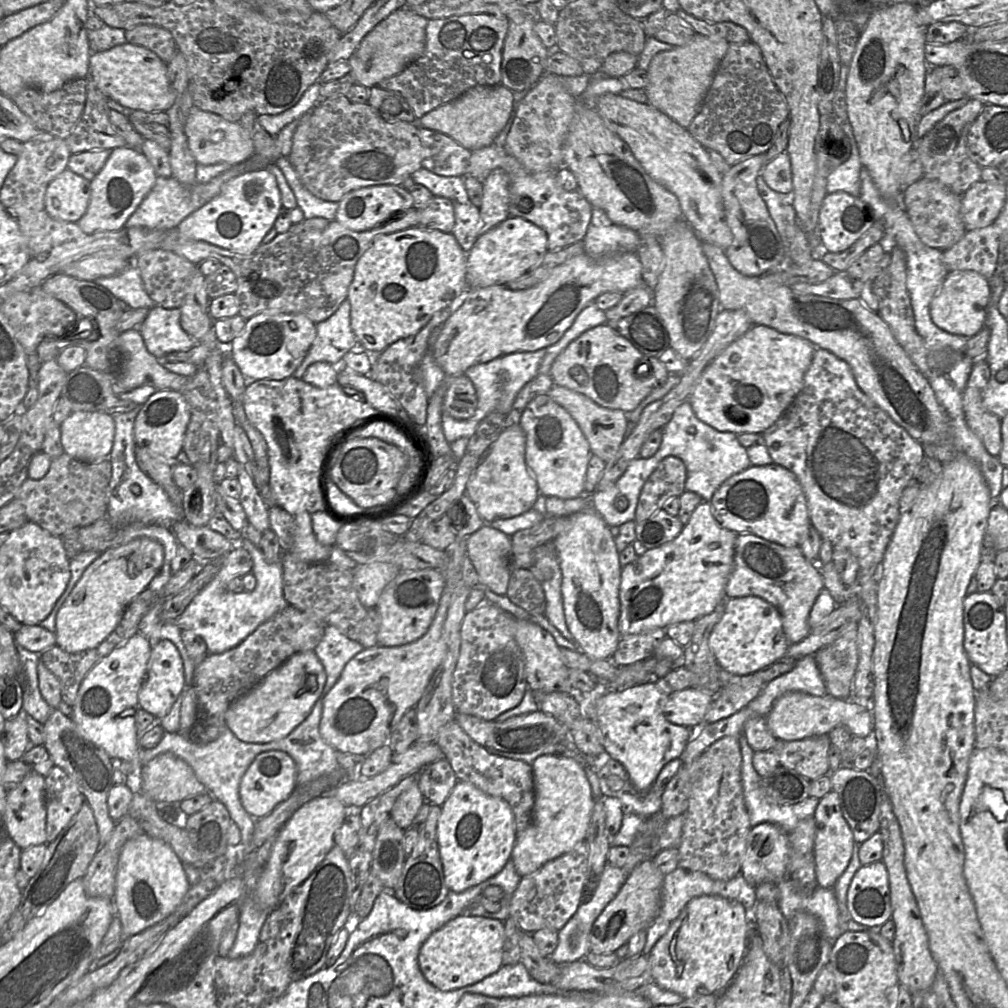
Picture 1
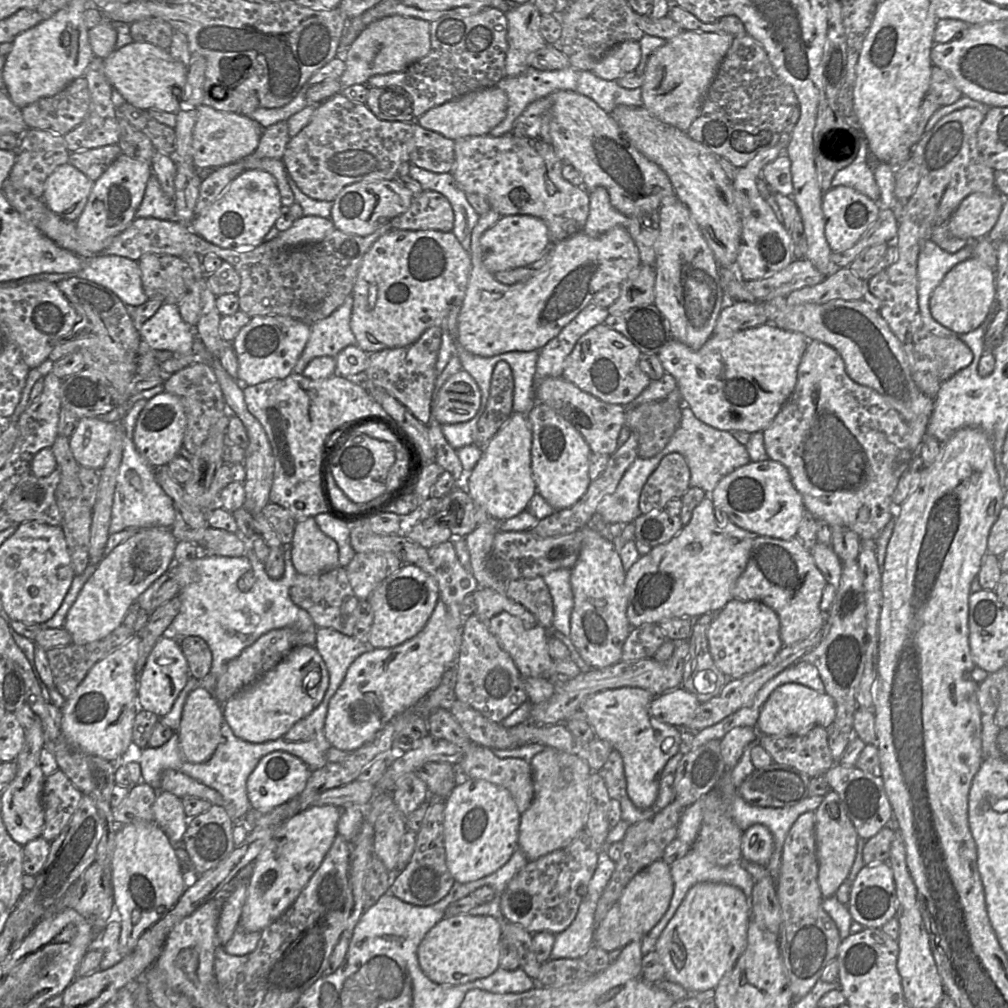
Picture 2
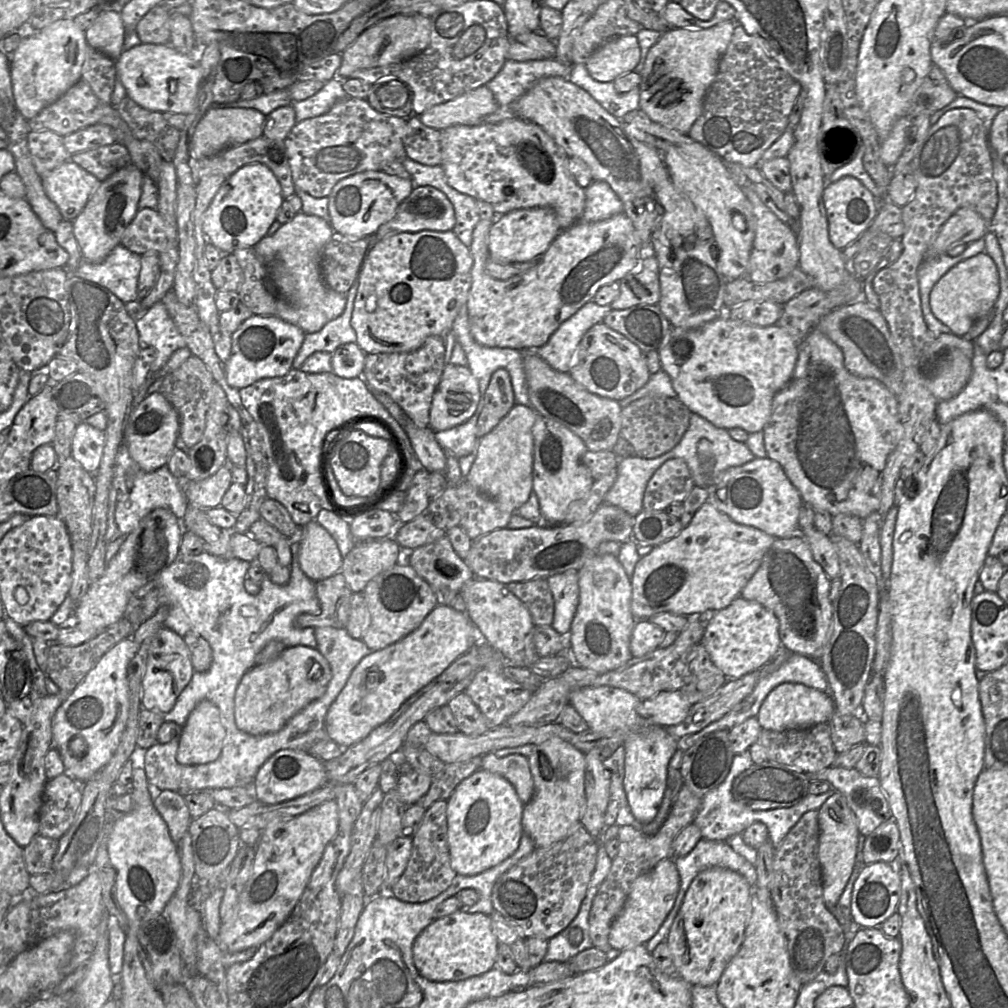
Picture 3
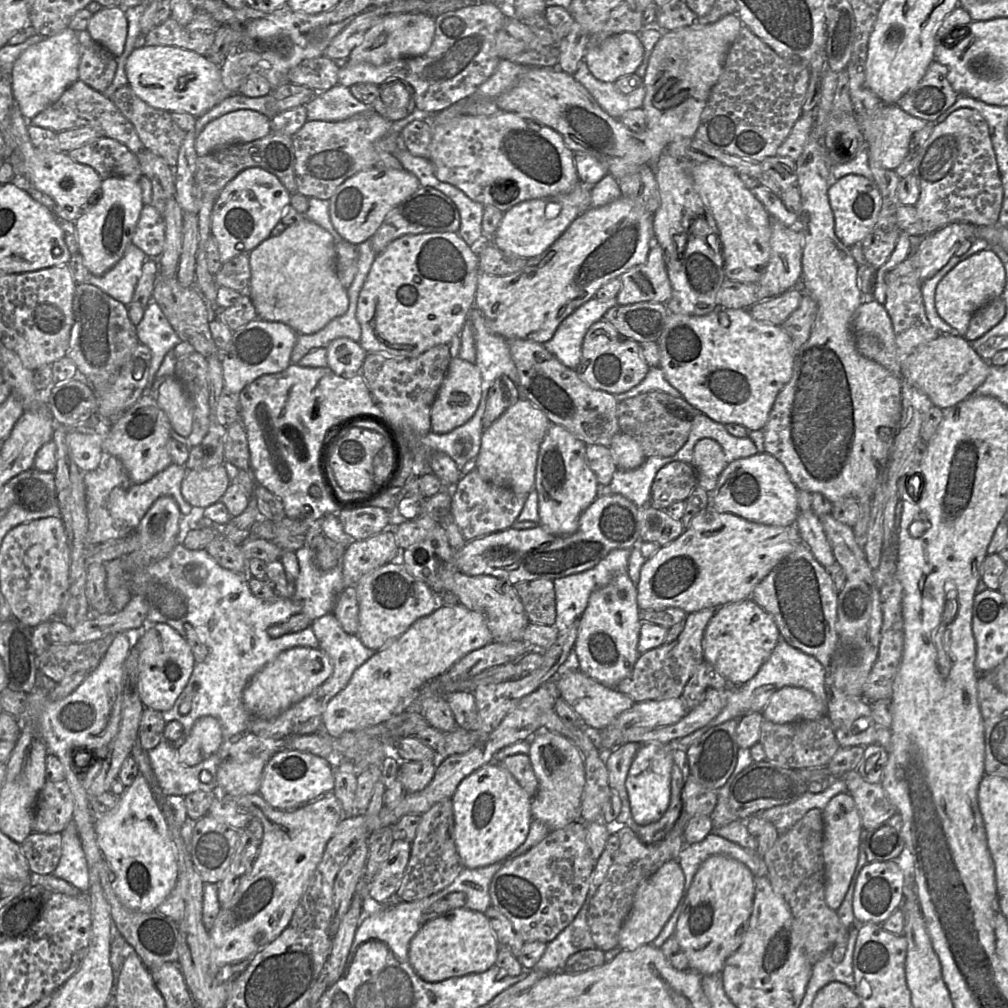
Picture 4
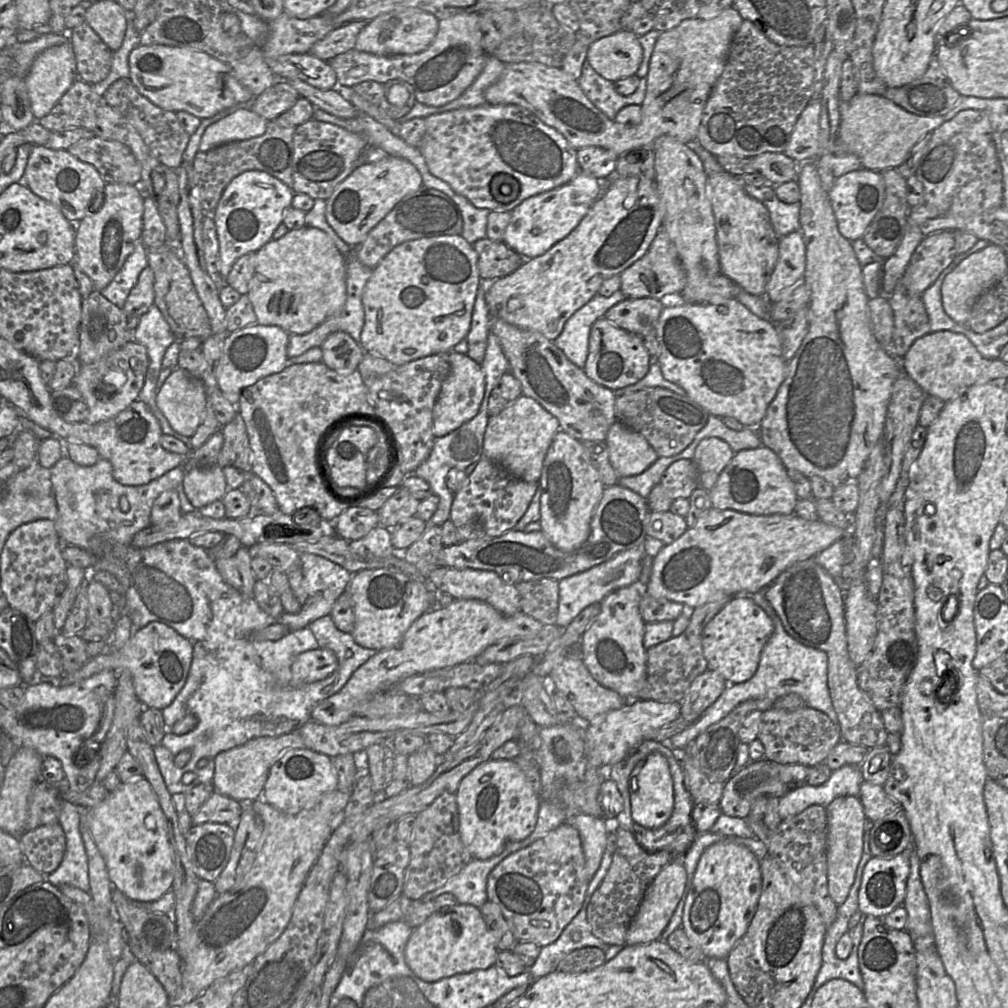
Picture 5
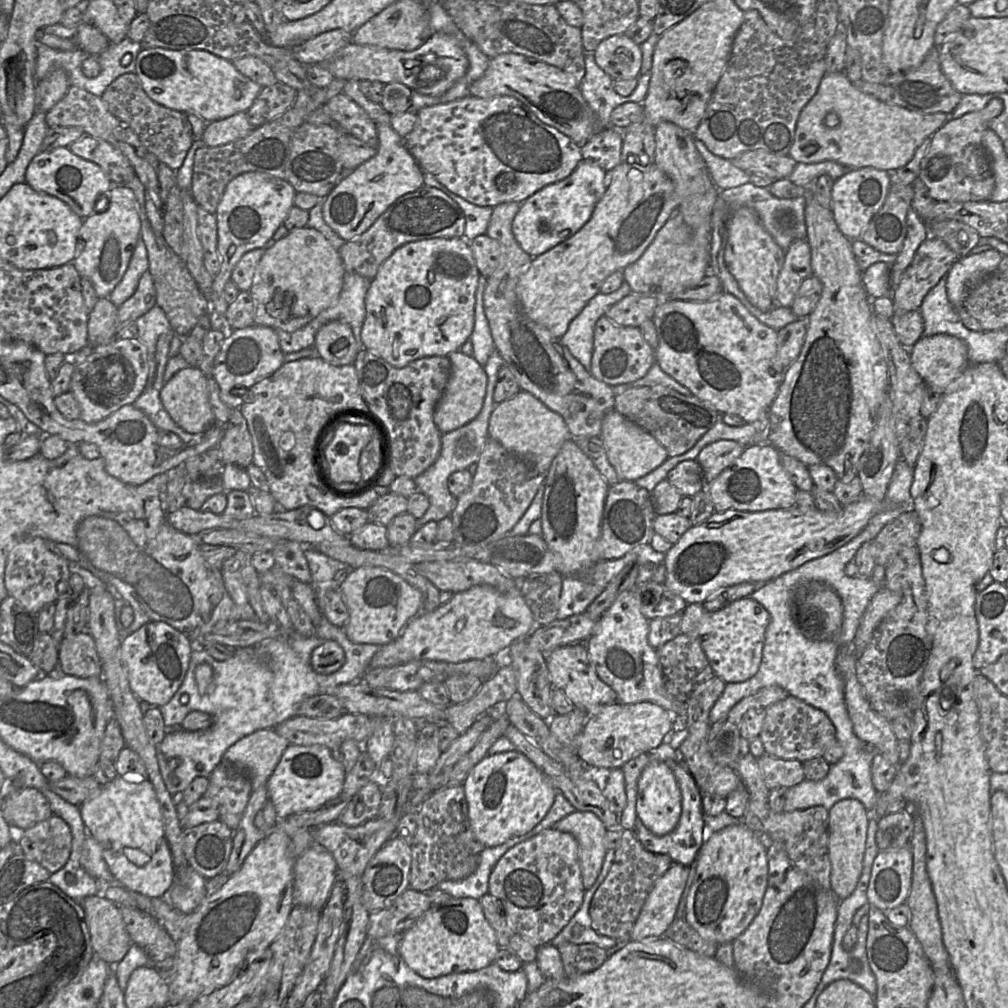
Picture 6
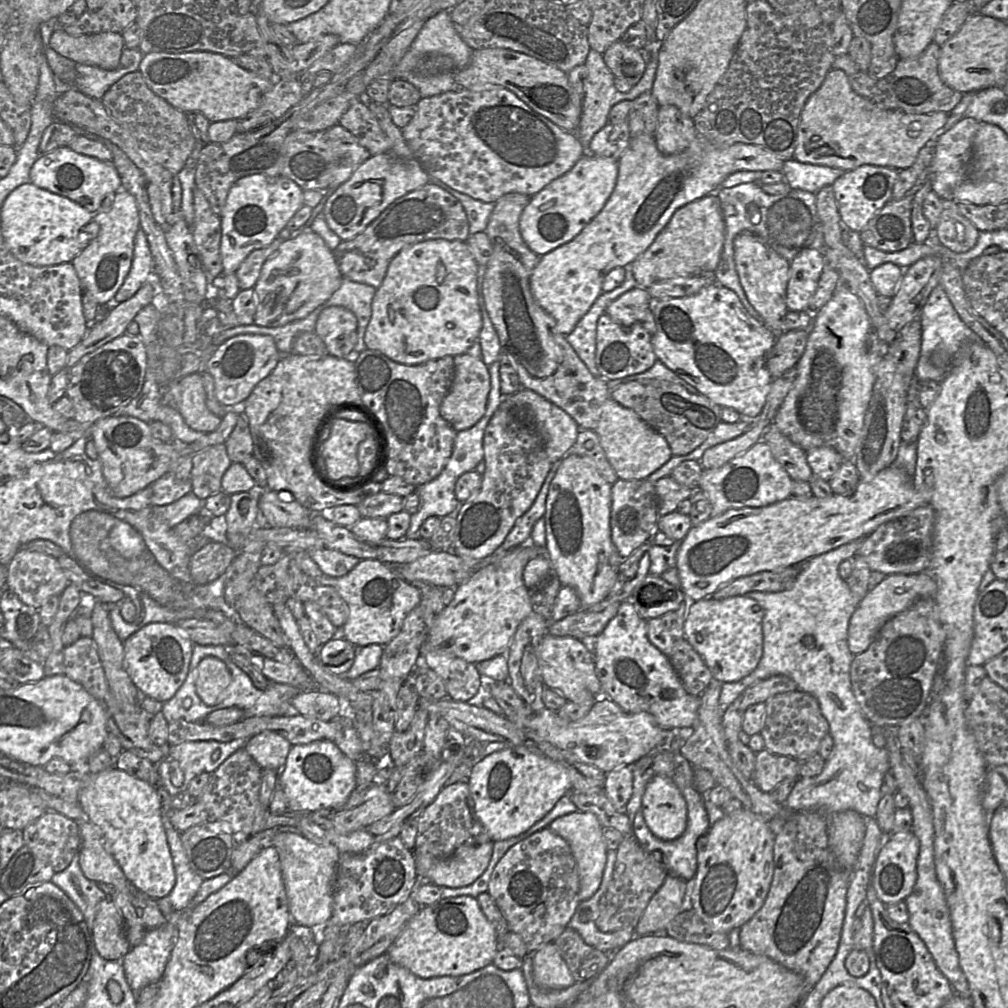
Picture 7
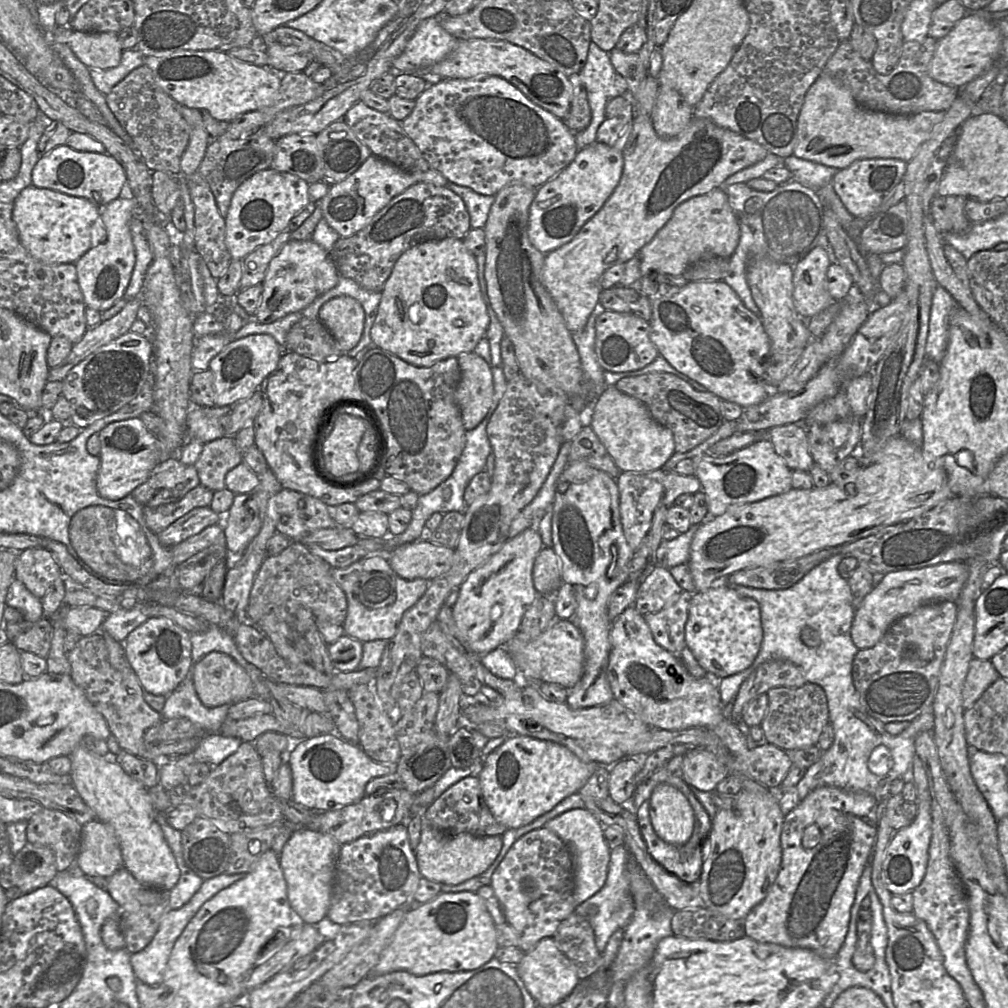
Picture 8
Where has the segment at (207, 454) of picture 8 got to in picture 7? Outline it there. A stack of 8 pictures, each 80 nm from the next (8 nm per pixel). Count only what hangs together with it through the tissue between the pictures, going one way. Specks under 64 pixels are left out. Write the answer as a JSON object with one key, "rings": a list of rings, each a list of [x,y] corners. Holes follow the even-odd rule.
{"rings":[[[224,443],[210,446],[192,456],[190,480],[193,493],[205,500],[221,490],[221,480],[232,464]]]}

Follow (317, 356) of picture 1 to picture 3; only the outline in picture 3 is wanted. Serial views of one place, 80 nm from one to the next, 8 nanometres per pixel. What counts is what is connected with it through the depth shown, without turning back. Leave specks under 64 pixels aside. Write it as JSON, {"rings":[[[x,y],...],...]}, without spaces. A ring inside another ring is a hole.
{"rings":[[[356,279],[346,294],[346,305],[342,314],[328,322],[321,330],[305,334],[302,346],[293,360],[292,369],[300,369],[306,359],[315,352],[332,354],[341,345],[356,343],[357,337],[351,326],[351,318],[357,289]]]}

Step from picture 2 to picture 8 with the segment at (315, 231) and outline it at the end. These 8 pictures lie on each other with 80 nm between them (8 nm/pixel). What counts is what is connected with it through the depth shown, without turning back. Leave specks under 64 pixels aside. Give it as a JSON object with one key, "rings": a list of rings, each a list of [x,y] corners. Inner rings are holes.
{"rings":[[[312,239],[289,240],[269,263],[261,283],[261,301],[253,319],[261,324],[269,324],[304,309],[318,296],[332,289],[339,278],[330,253],[320,245]]]}

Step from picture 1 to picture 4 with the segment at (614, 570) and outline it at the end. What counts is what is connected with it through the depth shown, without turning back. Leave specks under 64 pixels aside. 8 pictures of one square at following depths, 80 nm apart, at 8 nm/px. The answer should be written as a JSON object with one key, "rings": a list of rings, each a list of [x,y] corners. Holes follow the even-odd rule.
{"rings":[[[628,572],[615,577],[606,586],[594,590],[579,618],[578,635],[574,646],[579,669],[598,682],[616,688],[632,673],[641,655],[637,648],[641,624],[637,587]]]}

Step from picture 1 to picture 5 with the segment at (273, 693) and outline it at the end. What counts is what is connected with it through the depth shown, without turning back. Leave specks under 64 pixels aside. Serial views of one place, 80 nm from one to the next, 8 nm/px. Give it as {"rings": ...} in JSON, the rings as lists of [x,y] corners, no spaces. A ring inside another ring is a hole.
{"rings":[[[317,648],[297,655],[291,666],[294,684],[306,684],[328,677],[337,667],[335,653],[330,649]]]}

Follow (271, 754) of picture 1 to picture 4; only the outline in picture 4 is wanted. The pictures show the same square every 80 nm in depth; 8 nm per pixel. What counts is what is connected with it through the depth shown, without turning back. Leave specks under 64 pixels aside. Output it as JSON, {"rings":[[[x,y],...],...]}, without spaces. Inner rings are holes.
{"rings":[[[288,749],[274,754],[264,767],[259,794],[271,806],[280,810],[296,809],[334,789],[334,768],[327,759]]]}

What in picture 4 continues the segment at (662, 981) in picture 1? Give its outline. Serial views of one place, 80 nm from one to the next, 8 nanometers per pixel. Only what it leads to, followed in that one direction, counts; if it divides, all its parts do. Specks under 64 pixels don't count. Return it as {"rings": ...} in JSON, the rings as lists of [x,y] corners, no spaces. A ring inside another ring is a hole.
{"rings":[[[725,855],[707,858],[695,874],[674,936],[685,952],[689,969],[700,975],[721,973],[726,960],[740,947],[753,910],[755,876],[742,862]]]}

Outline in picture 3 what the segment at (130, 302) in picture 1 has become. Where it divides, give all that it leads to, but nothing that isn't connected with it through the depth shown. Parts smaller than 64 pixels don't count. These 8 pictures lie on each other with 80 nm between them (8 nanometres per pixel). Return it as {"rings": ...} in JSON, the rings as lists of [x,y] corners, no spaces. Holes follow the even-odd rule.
{"rings":[[[118,245],[98,263],[83,260],[72,275],[108,289],[126,304],[137,301],[140,262],[140,255]]]}

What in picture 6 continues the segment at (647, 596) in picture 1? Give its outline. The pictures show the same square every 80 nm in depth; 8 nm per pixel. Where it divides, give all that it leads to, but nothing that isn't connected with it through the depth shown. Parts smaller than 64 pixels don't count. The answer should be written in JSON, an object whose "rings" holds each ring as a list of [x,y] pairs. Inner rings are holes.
{"rings":[[[862,496],[858,501],[842,506],[840,512],[823,512],[818,509],[802,511],[796,506],[757,512],[735,509],[714,511],[703,523],[691,526],[665,553],[666,577],[663,584],[688,604],[693,604],[703,603],[714,593],[735,584],[772,581],[810,560],[844,546],[860,534],[870,519],[884,508],[884,501]]]}

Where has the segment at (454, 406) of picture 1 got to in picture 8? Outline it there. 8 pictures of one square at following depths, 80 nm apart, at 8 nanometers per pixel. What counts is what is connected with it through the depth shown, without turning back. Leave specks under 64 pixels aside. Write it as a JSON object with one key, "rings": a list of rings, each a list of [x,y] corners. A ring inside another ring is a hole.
{"rings":[[[474,352],[457,357],[461,378],[455,391],[455,402],[460,410],[466,431],[476,428],[492,405],[494,384],[492,365]]]}

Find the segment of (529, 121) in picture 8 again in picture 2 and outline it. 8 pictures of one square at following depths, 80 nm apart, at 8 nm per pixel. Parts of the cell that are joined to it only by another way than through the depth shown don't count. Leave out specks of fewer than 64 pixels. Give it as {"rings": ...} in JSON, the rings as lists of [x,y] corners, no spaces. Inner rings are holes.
{"rings":[[[511,133],[499,137],[488,134],[455,140],[454,152],[455,160],[450,173],[465,193],[481,195],[501,216],[524,214],[543,220],[548,229],[550,246],[583,230],[589,214],[589,192],[563,178],[563,161],[556,155],[552,144],[537,138],[516,137]]]}

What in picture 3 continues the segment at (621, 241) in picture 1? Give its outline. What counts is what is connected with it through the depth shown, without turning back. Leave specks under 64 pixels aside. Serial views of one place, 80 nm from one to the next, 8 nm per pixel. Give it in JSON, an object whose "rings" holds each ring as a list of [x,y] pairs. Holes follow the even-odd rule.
{"rings":[[[593,181],[585,188],[585,194],[582,221],[601,221],[623,212],[622,201],[605,181]]]}

